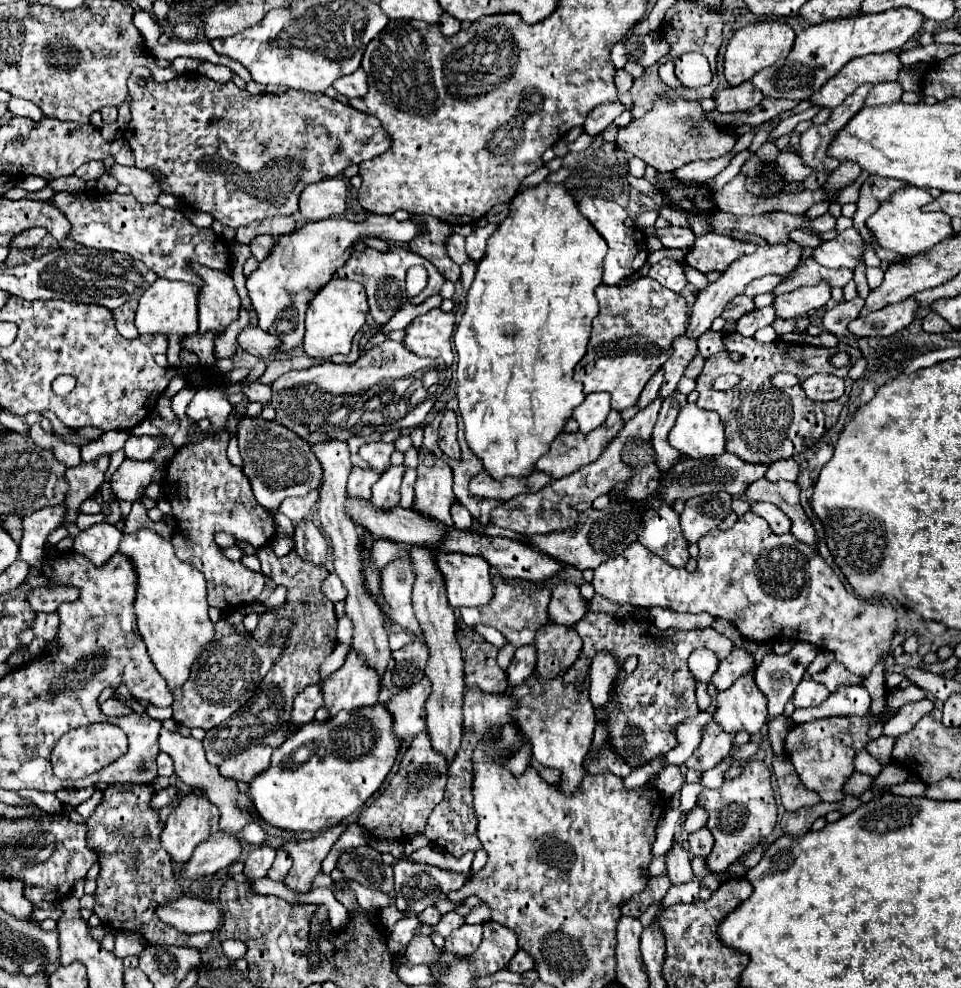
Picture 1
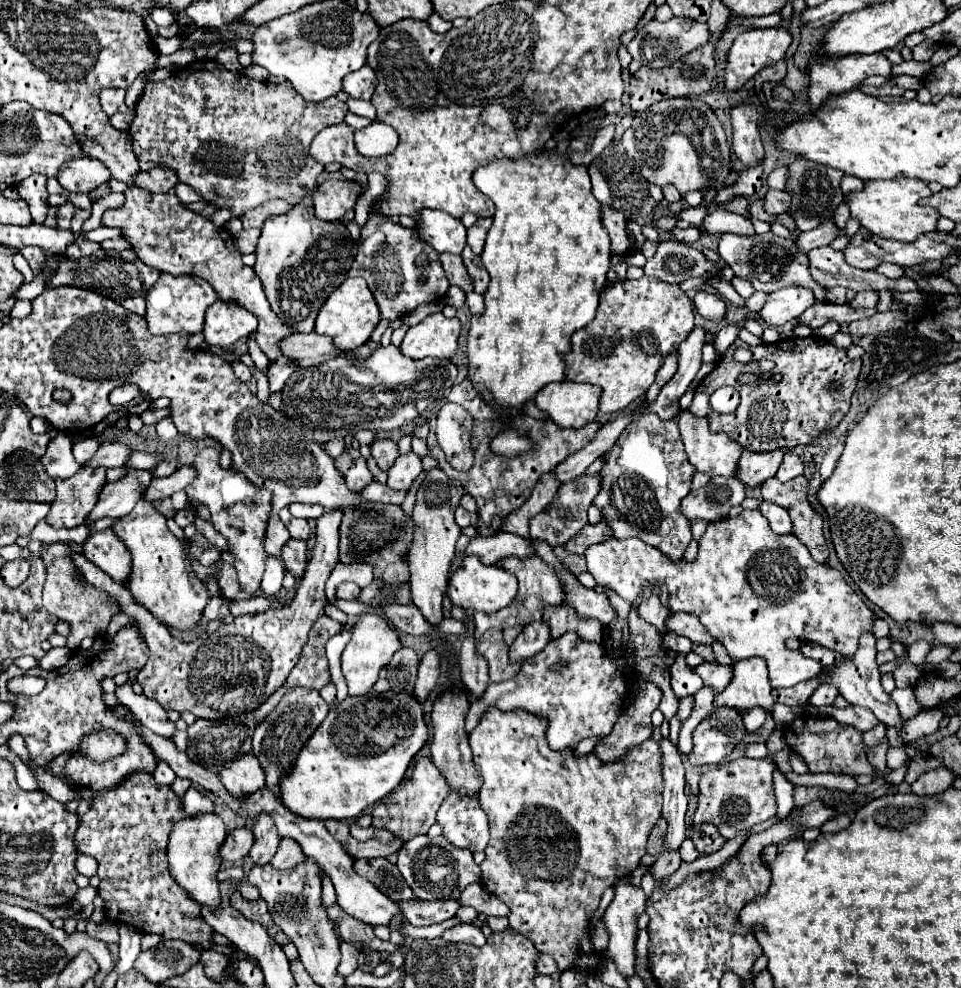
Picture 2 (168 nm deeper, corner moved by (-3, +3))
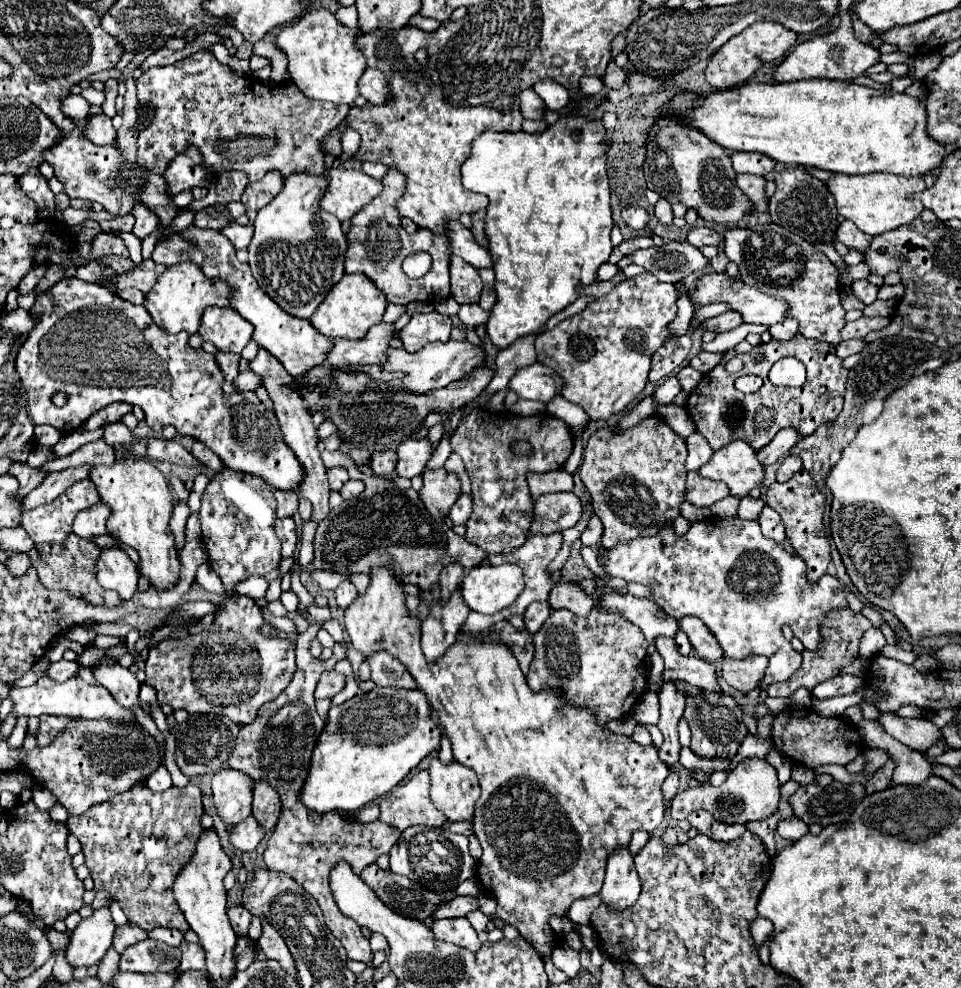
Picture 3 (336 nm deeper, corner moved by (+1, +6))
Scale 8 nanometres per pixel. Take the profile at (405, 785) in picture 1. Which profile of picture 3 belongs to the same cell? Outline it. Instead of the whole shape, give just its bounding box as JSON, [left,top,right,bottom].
[378,770,446,830]

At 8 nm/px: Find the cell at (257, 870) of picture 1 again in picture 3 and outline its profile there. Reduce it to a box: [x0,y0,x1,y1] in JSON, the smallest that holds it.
[252,784,280,834]

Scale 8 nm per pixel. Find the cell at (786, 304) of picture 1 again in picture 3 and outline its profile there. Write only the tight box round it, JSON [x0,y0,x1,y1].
[692,274,790,326]

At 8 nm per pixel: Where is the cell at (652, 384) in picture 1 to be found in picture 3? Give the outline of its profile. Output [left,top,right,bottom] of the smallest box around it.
[580,415,686,548]

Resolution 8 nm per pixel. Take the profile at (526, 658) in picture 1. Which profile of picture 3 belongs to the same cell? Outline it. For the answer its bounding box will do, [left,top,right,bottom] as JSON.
[524,602,550,634]

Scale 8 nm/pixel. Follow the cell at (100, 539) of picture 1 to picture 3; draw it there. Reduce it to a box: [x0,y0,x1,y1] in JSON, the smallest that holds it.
[96,548,138,600]

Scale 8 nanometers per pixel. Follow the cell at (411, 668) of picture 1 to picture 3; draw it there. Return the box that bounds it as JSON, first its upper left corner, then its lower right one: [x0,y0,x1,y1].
[368,652,416,688]

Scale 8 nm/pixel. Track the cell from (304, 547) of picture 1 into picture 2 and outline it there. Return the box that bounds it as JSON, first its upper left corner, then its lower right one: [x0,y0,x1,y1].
[278,507,312,541]

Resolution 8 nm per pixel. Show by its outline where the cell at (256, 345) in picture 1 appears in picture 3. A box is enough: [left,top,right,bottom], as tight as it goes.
[326,324,394,368]

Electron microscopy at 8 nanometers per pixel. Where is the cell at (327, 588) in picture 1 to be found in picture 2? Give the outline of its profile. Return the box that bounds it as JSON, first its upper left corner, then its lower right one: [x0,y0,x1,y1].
[338,583,360,601]

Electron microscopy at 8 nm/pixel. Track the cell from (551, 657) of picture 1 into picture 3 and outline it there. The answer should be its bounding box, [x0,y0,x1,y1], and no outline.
[548,582,592,618]

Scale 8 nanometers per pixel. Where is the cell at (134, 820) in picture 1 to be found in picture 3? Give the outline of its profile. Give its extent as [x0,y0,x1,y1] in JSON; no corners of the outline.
[66,784,202,932]

